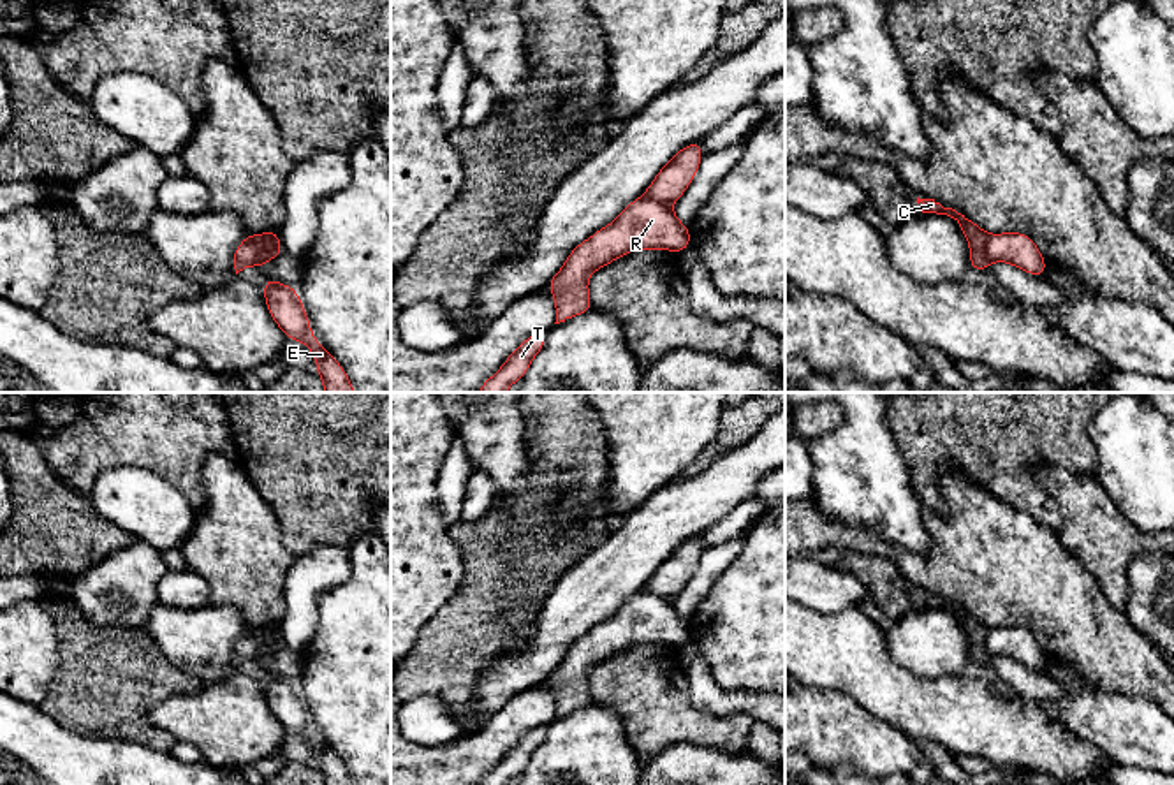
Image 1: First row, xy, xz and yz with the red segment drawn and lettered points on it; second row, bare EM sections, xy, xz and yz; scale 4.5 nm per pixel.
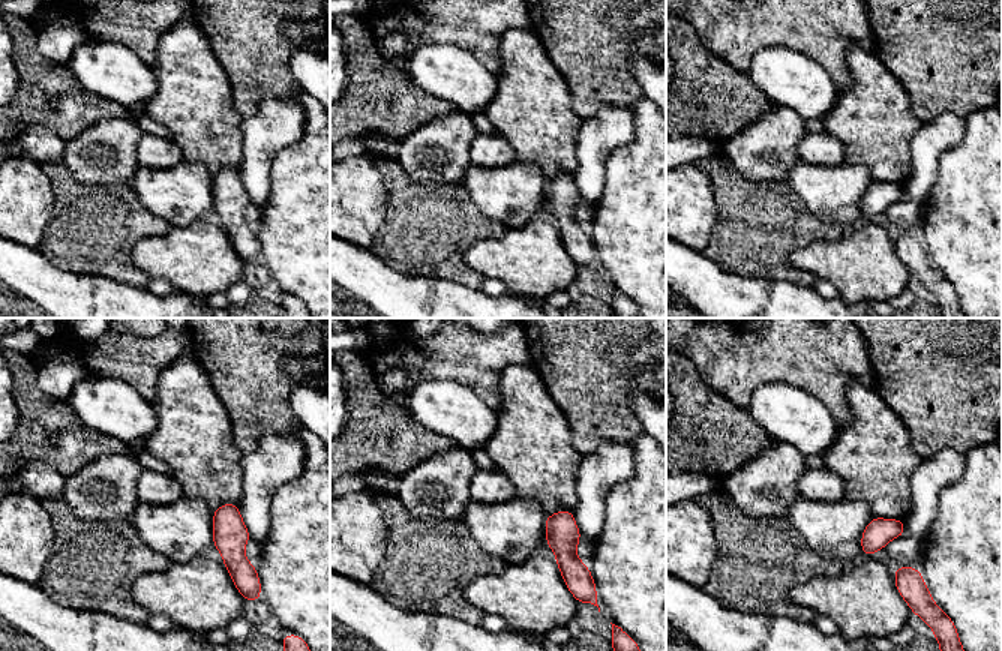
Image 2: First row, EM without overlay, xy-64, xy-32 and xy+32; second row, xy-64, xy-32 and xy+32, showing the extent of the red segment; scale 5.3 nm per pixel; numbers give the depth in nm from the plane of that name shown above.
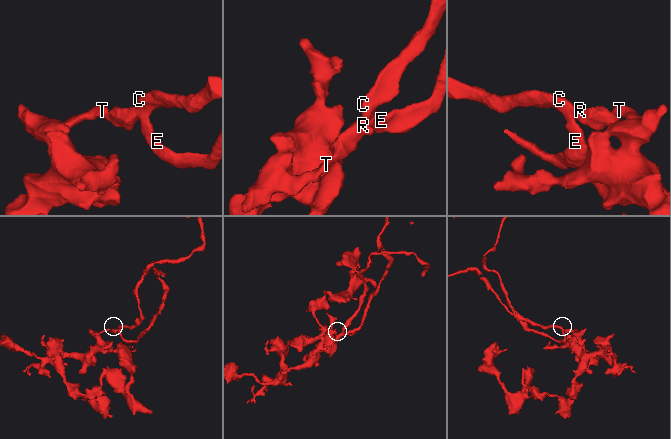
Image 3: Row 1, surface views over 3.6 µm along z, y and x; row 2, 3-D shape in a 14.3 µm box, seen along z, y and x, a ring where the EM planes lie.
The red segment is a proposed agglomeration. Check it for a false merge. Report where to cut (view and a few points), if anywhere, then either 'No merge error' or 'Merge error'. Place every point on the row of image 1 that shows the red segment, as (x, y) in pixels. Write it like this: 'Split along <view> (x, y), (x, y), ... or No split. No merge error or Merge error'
Split along xy (257, 234), (263, 254), (254, 264). Merge error

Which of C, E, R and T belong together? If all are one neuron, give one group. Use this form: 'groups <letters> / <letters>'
groups C E / R T

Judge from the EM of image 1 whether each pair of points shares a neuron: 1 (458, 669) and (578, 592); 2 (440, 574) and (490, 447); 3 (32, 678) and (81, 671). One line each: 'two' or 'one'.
1: two
2: two
3: two

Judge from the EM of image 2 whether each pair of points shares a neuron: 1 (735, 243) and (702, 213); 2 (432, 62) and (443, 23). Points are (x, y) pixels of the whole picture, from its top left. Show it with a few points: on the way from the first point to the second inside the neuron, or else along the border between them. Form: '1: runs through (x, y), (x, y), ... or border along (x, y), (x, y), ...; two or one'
1: border along (714, 188), (716, 224), (708, 243), (701, 251); two
2: border along (471, 54), (452, 44), (420, 44), (407, 59); two

